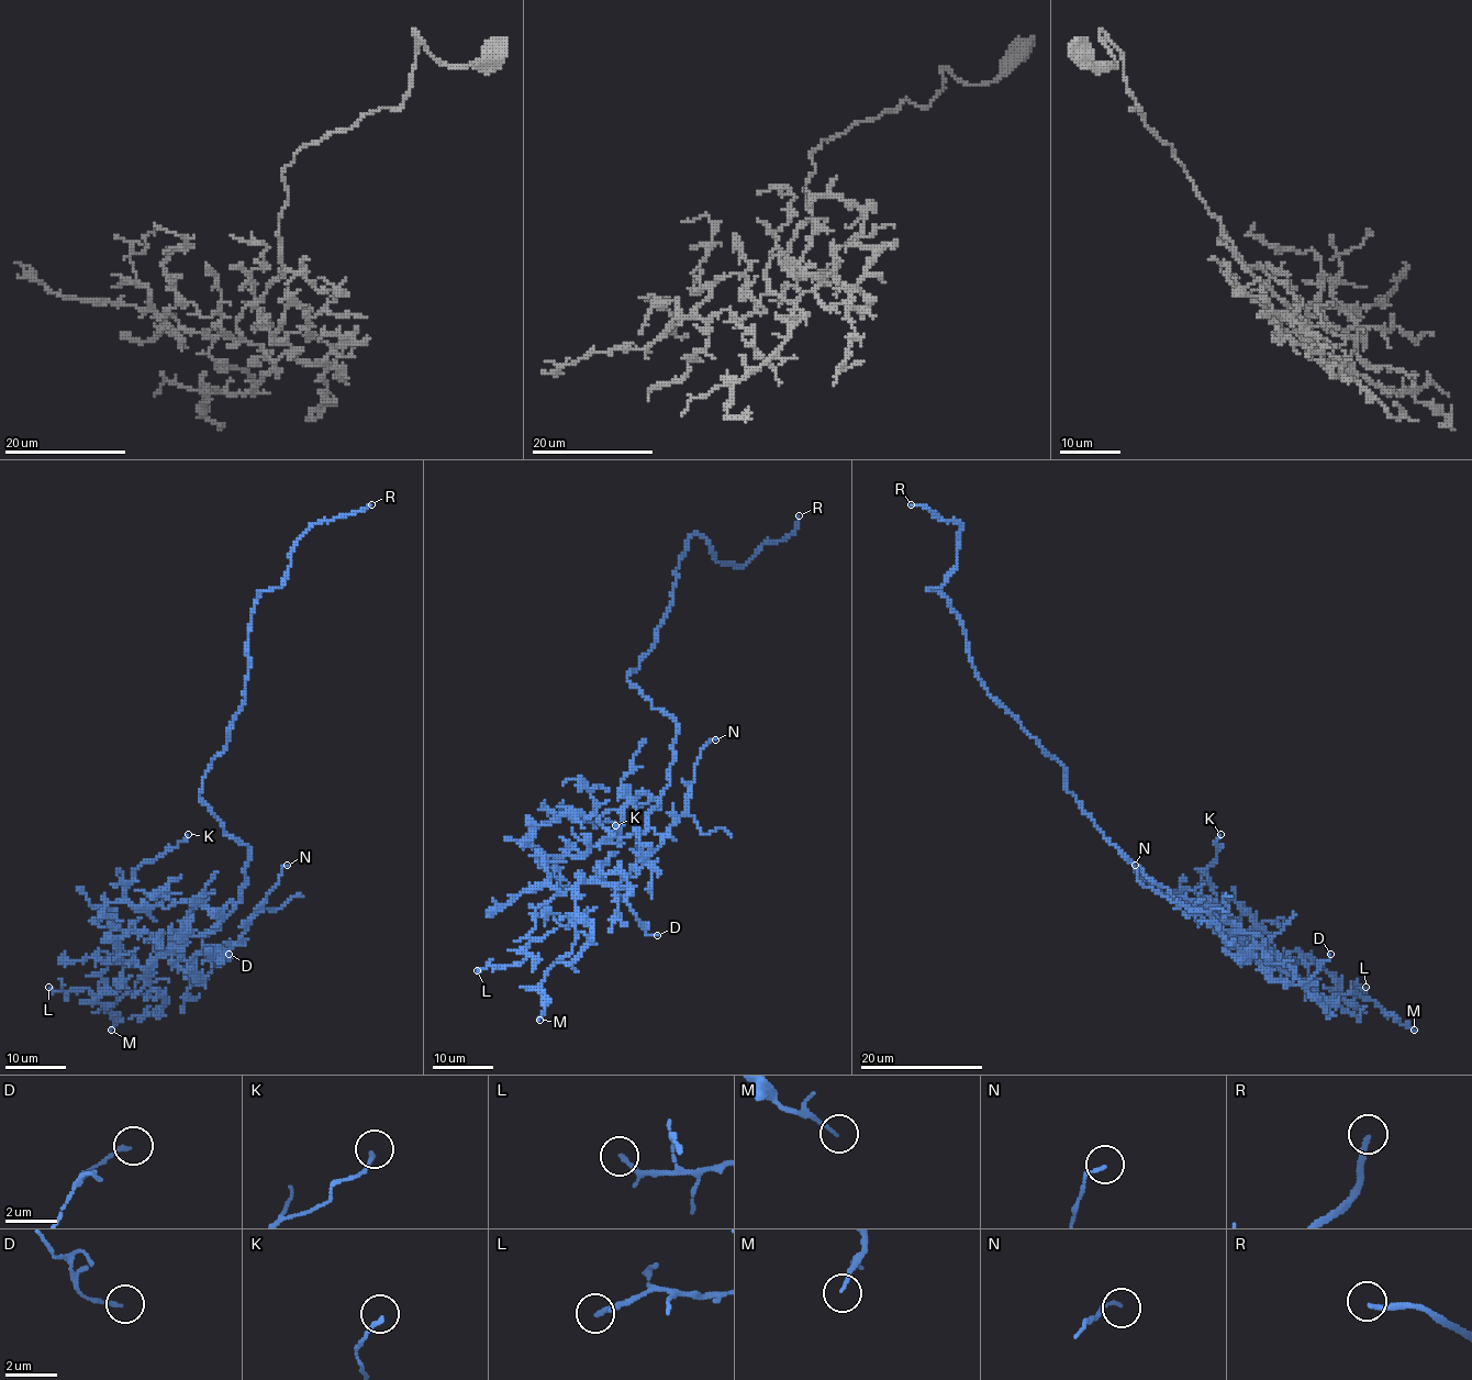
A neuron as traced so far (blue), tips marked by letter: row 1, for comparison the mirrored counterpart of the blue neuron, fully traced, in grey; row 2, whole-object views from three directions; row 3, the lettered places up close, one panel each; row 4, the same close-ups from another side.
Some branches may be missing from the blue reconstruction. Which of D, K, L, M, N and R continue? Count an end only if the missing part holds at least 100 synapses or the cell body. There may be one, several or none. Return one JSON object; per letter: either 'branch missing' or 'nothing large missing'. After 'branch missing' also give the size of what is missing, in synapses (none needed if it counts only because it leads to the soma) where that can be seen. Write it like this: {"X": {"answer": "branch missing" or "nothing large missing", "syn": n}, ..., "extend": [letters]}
{"D": {"answer": "nothing large missing"}, "K": {"answer": "nothing large missing"}, "L": {"answer": "nothing large missing"}, "M": {"answer": "nothing large missing"}, "N": {"answer": "nothing large missing"}, "R": {"answer": "branch missing"}, "extend": ["R"]}

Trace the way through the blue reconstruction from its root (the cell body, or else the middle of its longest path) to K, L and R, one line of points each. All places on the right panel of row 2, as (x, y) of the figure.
K: (1095, 824), (1231, 939), (1225, 915), (1202, 903), (1217, 899), (1205, 871), (1220, 834)
L: (1095, 824), (1205, 920), (1259, 934), (1280, 967), (1300, 952), (1330, 974), (1349, 1001), (1365, 987)
R: (1095, 824), (1065, 786), (1065, 769), (988, 692), (959, 615), (928, 590), (958, 563), (960, 523), (911, 504)

